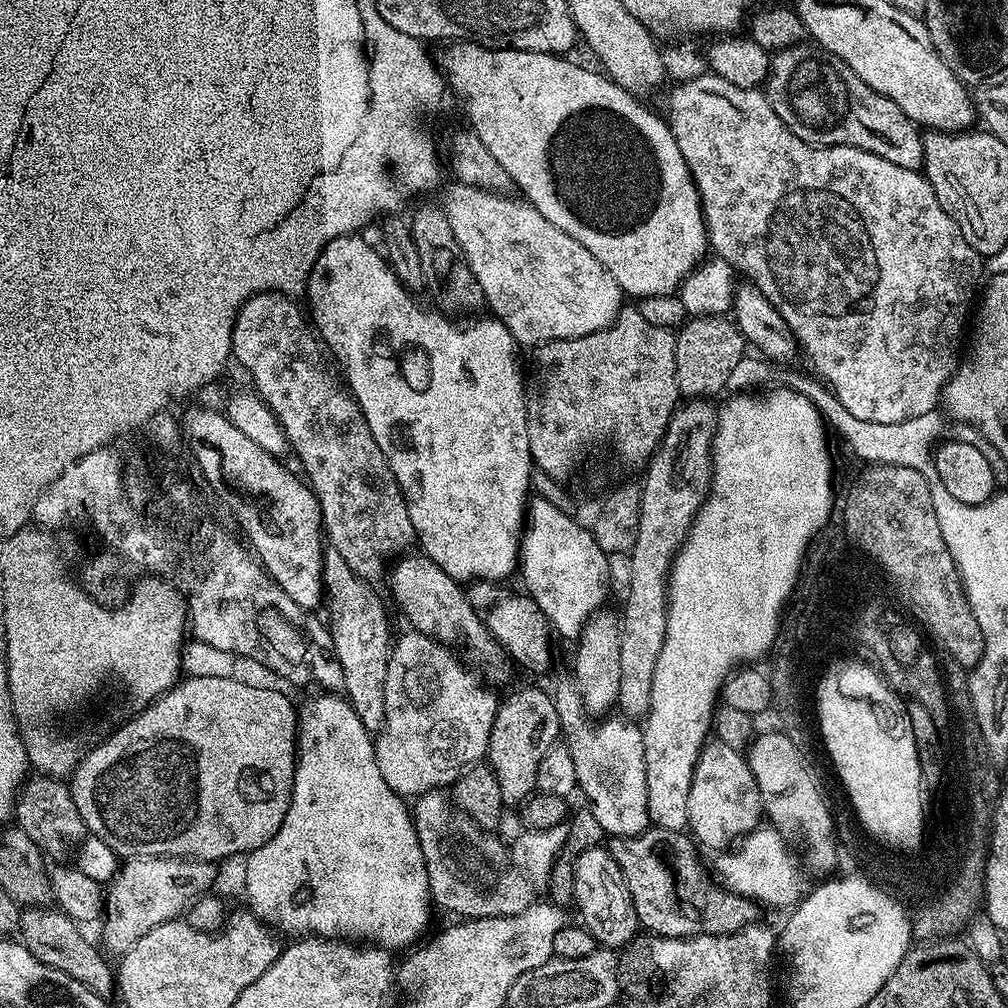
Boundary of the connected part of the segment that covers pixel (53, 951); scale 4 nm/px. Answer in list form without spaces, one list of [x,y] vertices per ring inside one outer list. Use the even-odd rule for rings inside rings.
[[[28,906],[20,913],[18,929],[19,939],[46,966],[54,966],[54,970],[62,970],[62,974],[70,974],[82,986],[86,986],[94,994],[105,998],[114,992],[114,968],[100,957],[101,949],[91,944],[83,936],[81,925],[71,920],[66,913],[52,906]]]

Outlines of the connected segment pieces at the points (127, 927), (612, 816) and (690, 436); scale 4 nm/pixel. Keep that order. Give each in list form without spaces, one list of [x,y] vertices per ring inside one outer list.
[[[138,856],[125,859],[106,888],[106,915],[102,920],[103,947],[108,947],[115,954],[123,954],[130,951],[138,938],[154,926],[183,917],[189,905],[211,889],[208,887],[216,880],[216,868],[215,863],[182,856]]]
[[[575,683],[560,684],[554,691],[554,699],[560,719],[560,727],[566,737],[570,758],[574,758],[574,774],[579,791],[584,791],[588,799],[587,807],[591,809],[602,830],[609,837],[636,836],[650,827],[648,819],[648,799],[646,798],[646,762],[644,761],[644,734],[639,723],[623,715],[605,715],[594,721],[585,711],[580,694],[576,692]]]
[[[688,398],[683,401],[677,407],[676,411],[672,413],[664,436],[660,439],[660,445],[656,448],[656,451],[652,453],[650,459],[647,461],[646,467],[648,467],[648,473],[645,474],[644,480],[640,484],[640,517],[638,518],[638,538],[634,542],[630,553],[630,559],[632,559],[632,573],[628,576],[628,597],[624,600],[624,616],[619,621],[620,626],[620,642],[621,649],[619,651],[619,669],[621,671],[621,677],[618,678],[618,692],[616,698],[616,704],[619,711],[628,718],[640,718],[647,713],[650,706],[650,690],[652,689],[652,678],[654,676],[654,666],[658,660],[658,654],[662,648],[662,642],[664,641],[664,634],[666,628],[666,618],[668,617],[668,597],[666,595],[666,577],[668,575],[669,567],[672,563],[672,557],[676,555],[676,549],[680,547],[683,539],[688,534],[688,528],[692,524],[692,519],[696,517],[696,511],[704,504],[705,497],[708,496],[708,486],[712,482],[712,433],[716,430],[716,414],[717,409],[712,408],[713,401],[708,398]]]

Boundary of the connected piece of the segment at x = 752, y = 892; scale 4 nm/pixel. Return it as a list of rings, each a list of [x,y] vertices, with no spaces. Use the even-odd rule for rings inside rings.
[[[758,826],[747,836],[741,836],[735,846],[721,851],[717,855],[720,857],[716,860],[714,876],[729,892],[754,900],[757,905],[764,907],[765,904],[768,908],[788,910],[801,899],[805,891],[804,884],[800,881],[801,865],[798,860],[796,865],[796,860],[784,841],[787,840],[785,833],[775,826],[764,827]]]

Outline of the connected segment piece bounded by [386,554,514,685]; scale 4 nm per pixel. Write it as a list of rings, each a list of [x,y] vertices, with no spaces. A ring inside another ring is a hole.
[[[412,554],[401,555],[395,561],[397,564],[391,565],[386,581],[388,580],[389,586],[392,587],[393,602],[400,607],[401,614],[412,623],[409,625],[415,631],[434,638],[438,643],[459,650],[469,665],[479,669],[485,681],[493,685],[506,683],[508,675],[514,671],[513,665],[504,655],[500,643],[490,634],[490,630],[486,630],[478,614],[474,614],[474,608],[470,606],[468,593],[462,587],[461,581],[446,574],[446,570],[442,570],[442,566],[435,564],[429,556],[408,555]]]

